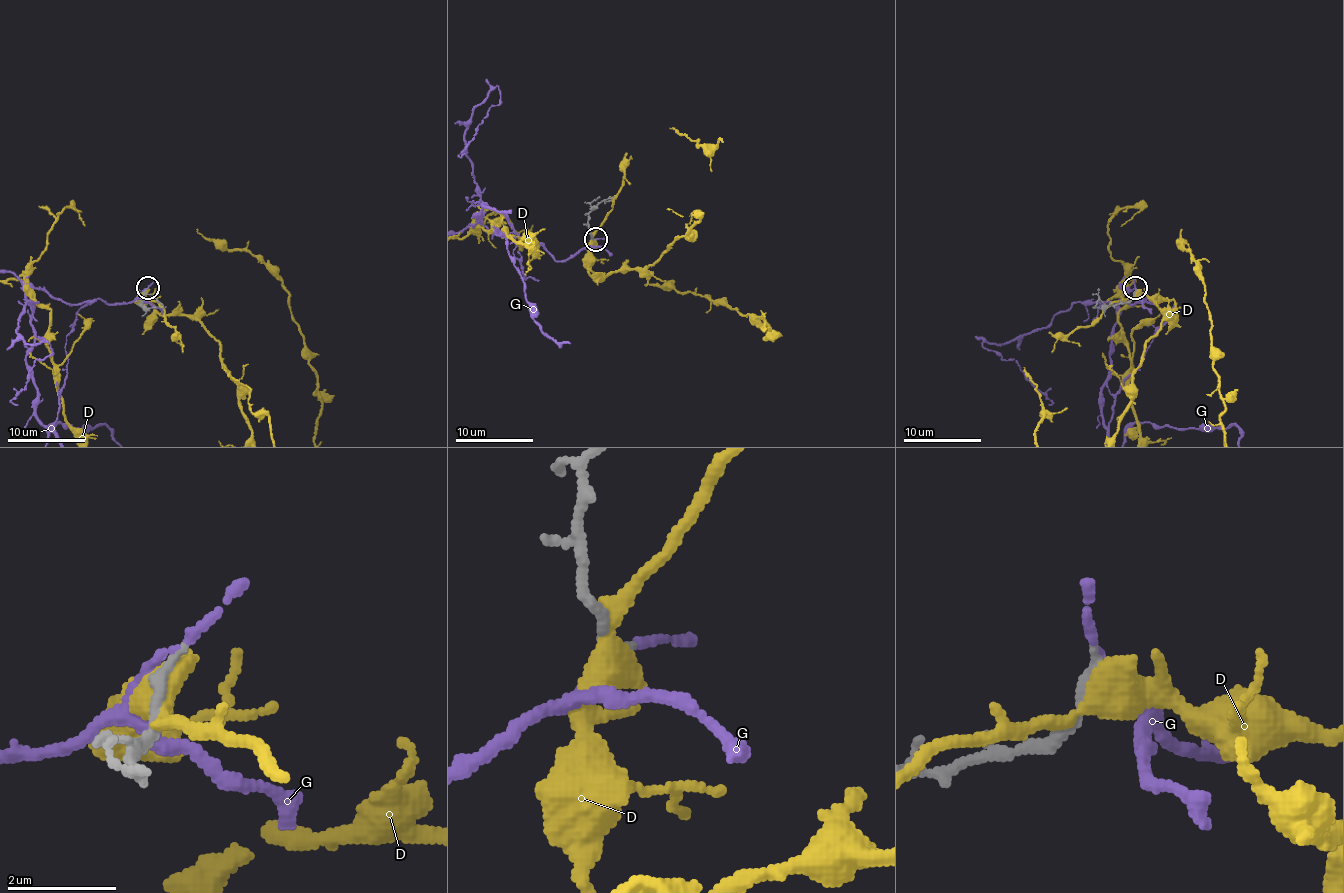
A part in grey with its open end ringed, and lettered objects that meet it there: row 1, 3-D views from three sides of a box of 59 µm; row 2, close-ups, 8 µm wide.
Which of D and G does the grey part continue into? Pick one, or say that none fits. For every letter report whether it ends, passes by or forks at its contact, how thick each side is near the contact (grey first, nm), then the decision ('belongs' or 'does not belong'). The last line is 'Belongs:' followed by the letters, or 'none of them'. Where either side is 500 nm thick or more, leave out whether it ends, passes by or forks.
D: it forks there; 260 nm thick on the grey side, 400 nm on the other; does not belong
G: it passes by; 200 nm thick on the grey side, 130 nm on the other; does not belong
Belongs: none of them

